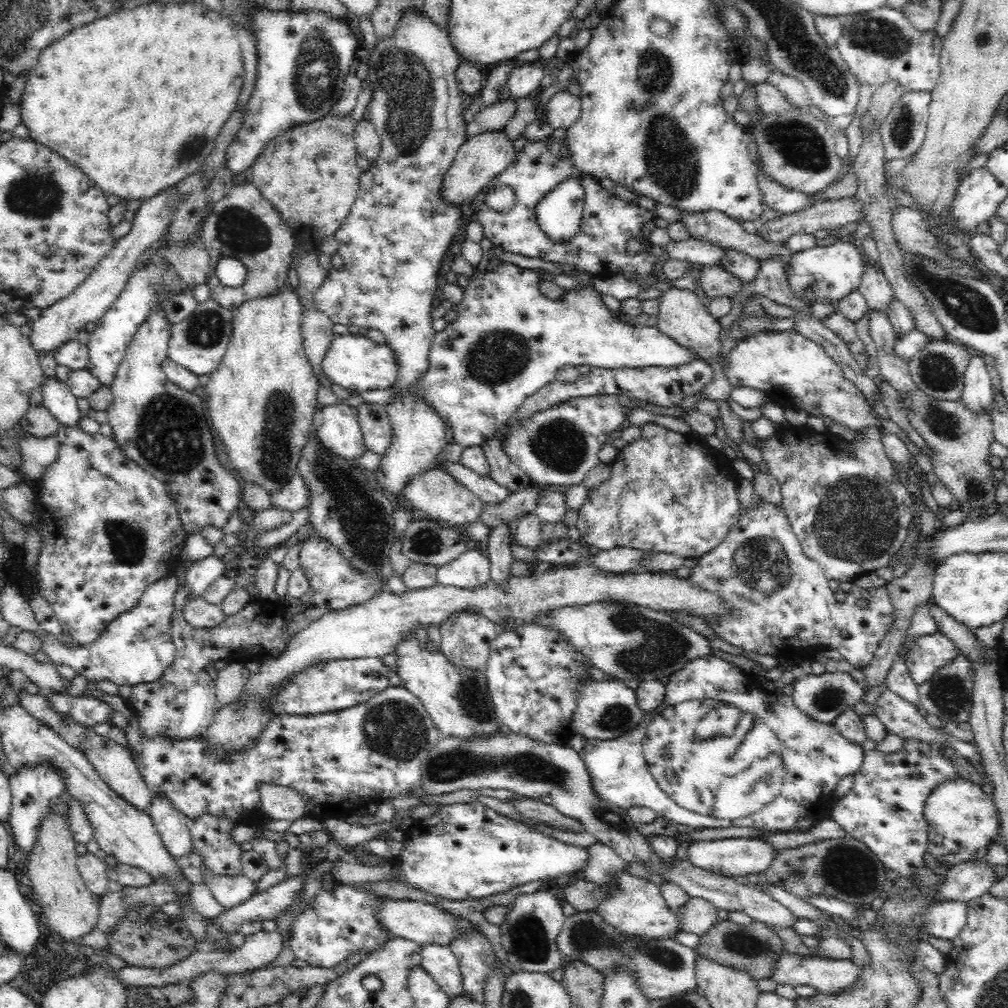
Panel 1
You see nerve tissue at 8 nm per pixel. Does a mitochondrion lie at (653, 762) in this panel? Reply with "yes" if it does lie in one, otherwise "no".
yes

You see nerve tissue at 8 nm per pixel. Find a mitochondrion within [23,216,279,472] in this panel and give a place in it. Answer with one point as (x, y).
(206, 330)

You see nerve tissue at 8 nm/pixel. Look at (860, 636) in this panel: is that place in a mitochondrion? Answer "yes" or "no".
no

